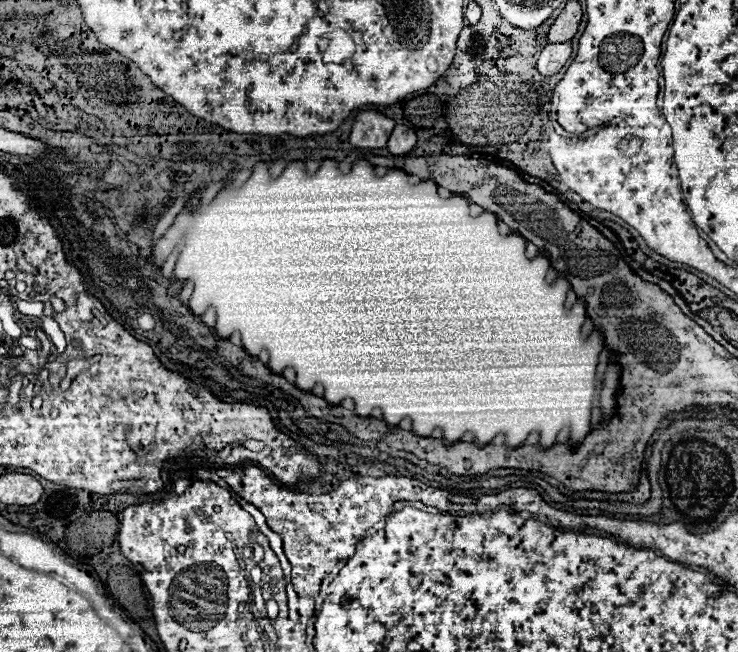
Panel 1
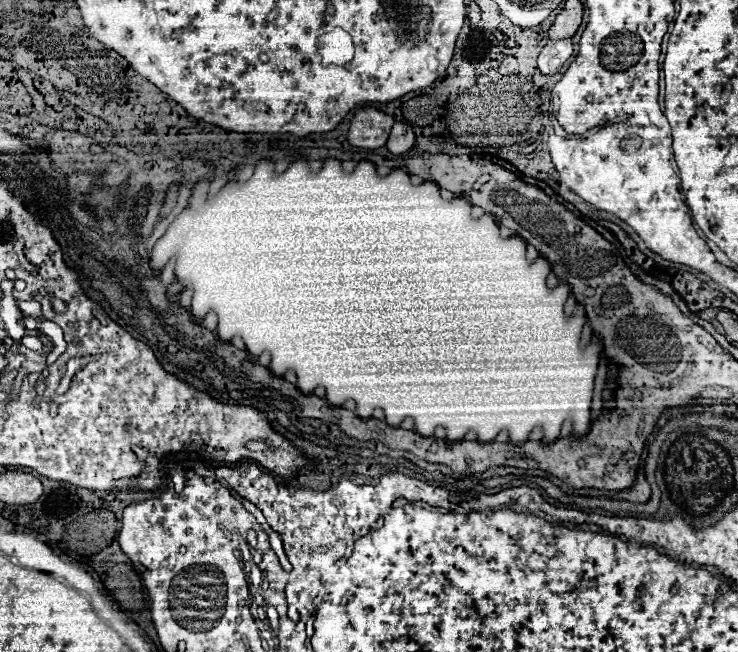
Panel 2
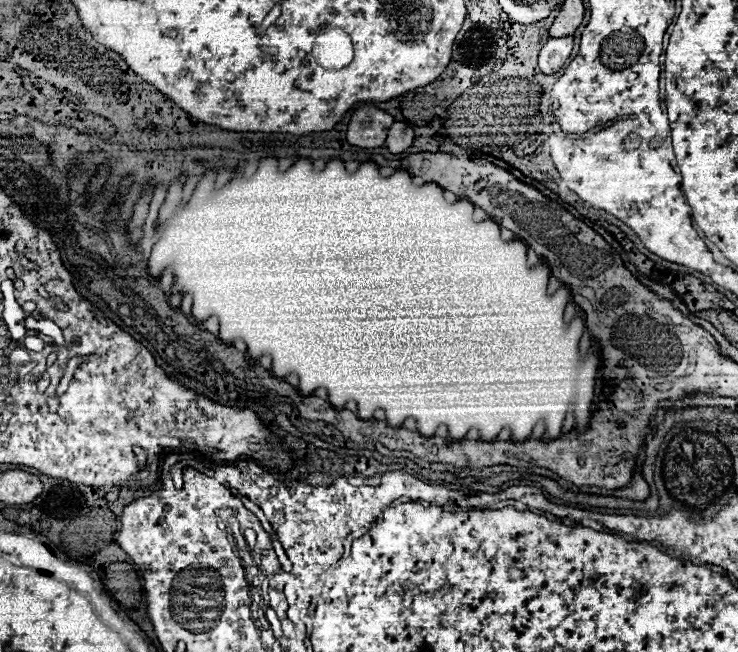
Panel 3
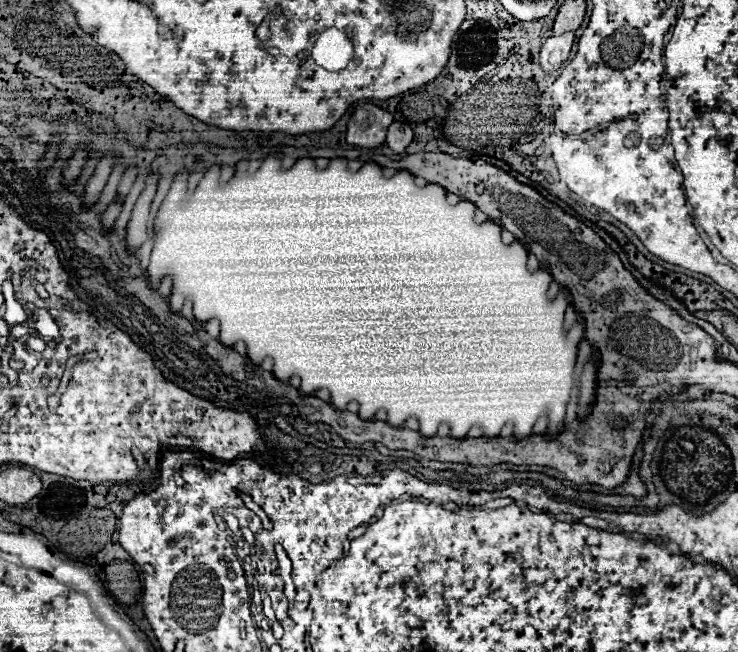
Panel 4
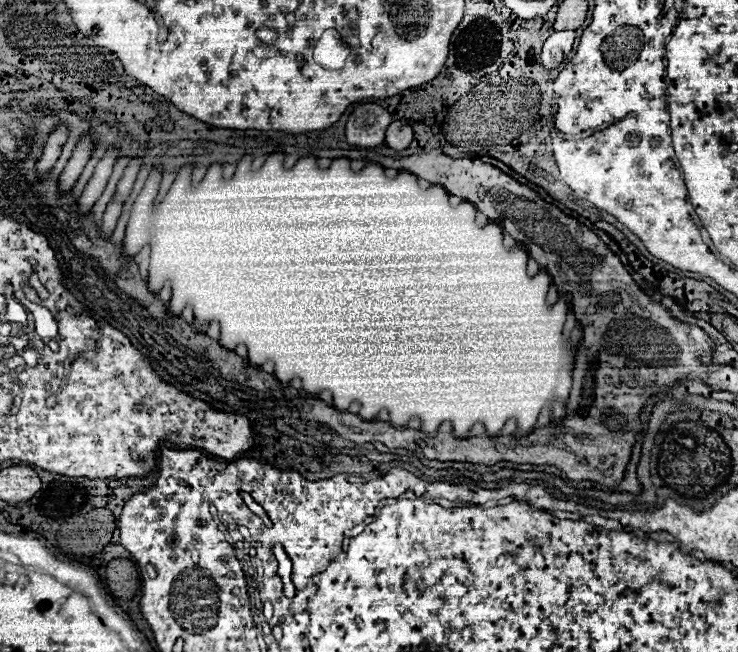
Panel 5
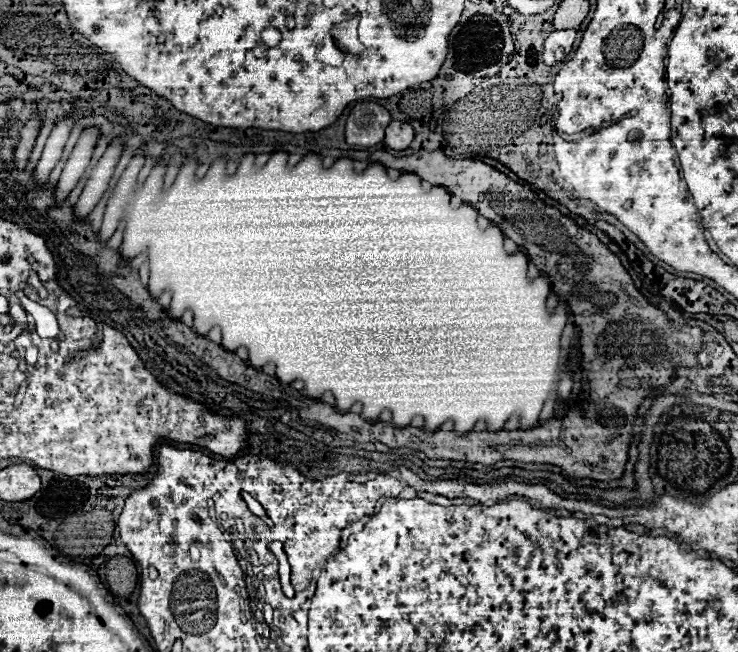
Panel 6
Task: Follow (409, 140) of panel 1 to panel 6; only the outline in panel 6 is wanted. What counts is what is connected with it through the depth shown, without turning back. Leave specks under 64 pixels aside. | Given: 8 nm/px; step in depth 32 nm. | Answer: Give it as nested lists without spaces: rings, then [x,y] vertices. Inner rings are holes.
[[[392,120],[390,126],[386,128],[386,146],[394,148],[394,150],[404,150],[410,146],[410,142],[414,140],[414,130],[410,124],[400,122],[400,120]]]

